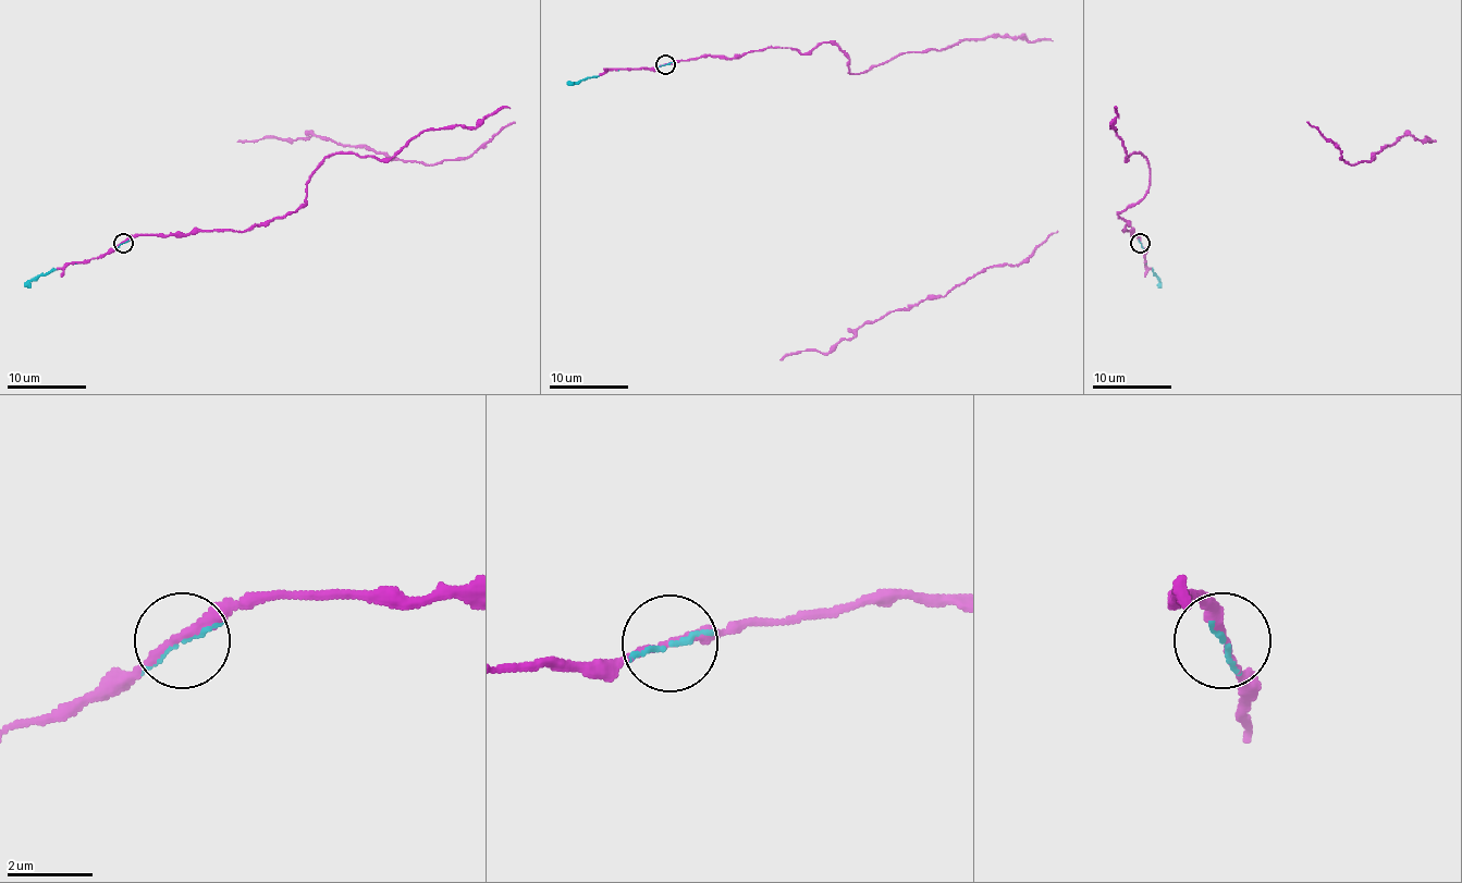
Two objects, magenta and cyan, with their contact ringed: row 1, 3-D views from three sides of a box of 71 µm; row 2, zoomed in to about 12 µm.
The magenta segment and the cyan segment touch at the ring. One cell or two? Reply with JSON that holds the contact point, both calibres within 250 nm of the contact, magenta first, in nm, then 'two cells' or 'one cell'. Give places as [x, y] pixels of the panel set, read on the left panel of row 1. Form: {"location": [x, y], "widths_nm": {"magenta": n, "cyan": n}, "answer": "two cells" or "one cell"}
{"location": [123, 243], "widths_nm": {"magenta": 190, "cyan": 100}, "answer": "one cell"}

